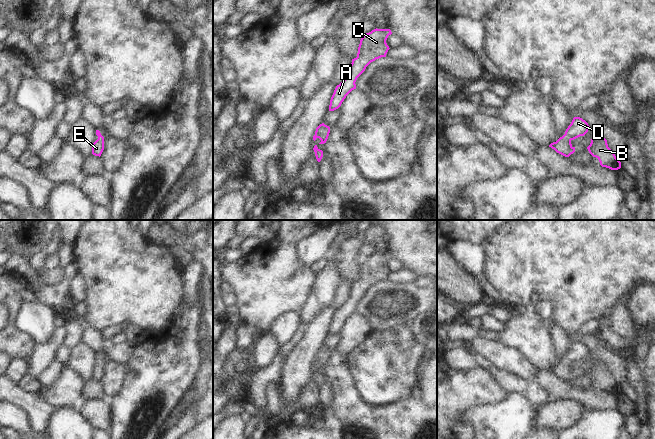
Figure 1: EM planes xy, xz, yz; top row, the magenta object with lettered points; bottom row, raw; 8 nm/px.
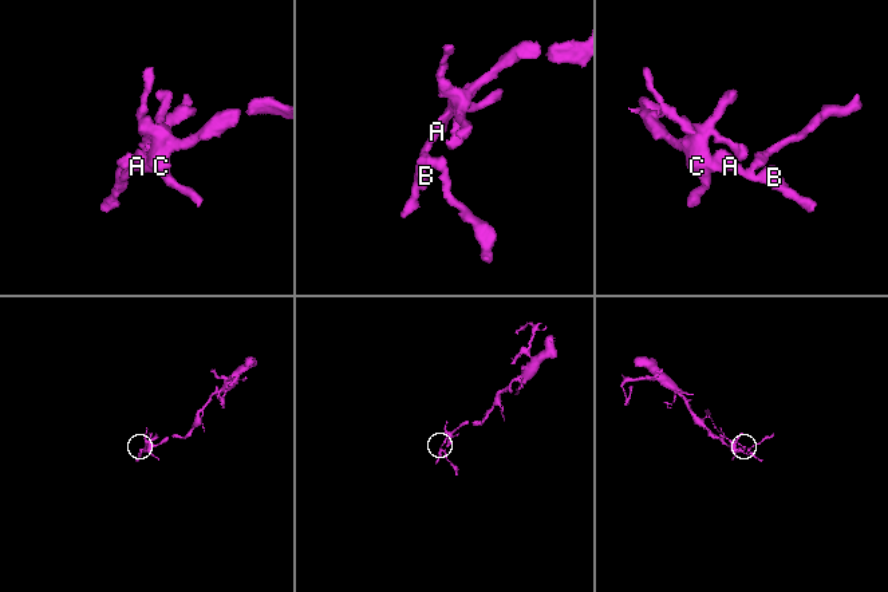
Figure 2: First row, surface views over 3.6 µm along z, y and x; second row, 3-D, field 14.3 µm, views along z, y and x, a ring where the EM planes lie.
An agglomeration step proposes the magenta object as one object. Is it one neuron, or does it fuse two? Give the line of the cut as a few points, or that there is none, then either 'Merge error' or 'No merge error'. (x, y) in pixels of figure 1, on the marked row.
No split. No merge error.

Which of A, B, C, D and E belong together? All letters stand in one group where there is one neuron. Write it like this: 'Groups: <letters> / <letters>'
Groups: A B C D E.

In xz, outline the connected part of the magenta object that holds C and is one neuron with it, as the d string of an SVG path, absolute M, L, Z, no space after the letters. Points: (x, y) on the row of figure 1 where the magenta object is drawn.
M374 29L363 35L358 47L357 57L352 59L350 72L347 77L336 86L330 100L329 111L338 109L346 96L356 89L357 78L365 71L366 67L376 59L386 57L390 49L386 40L392 32L390 29Z

